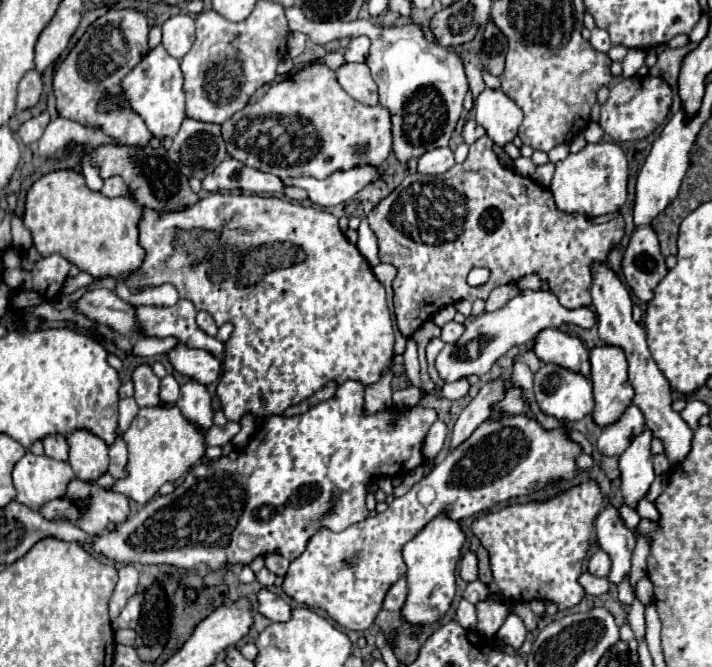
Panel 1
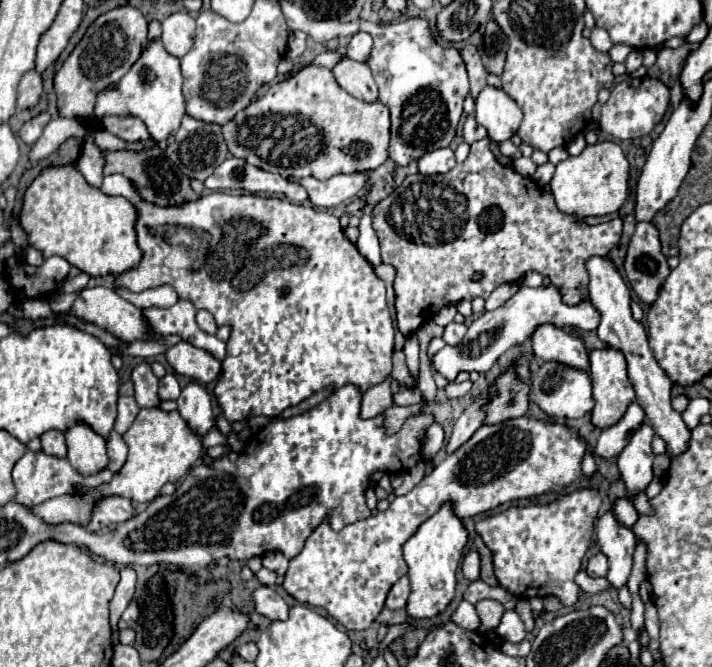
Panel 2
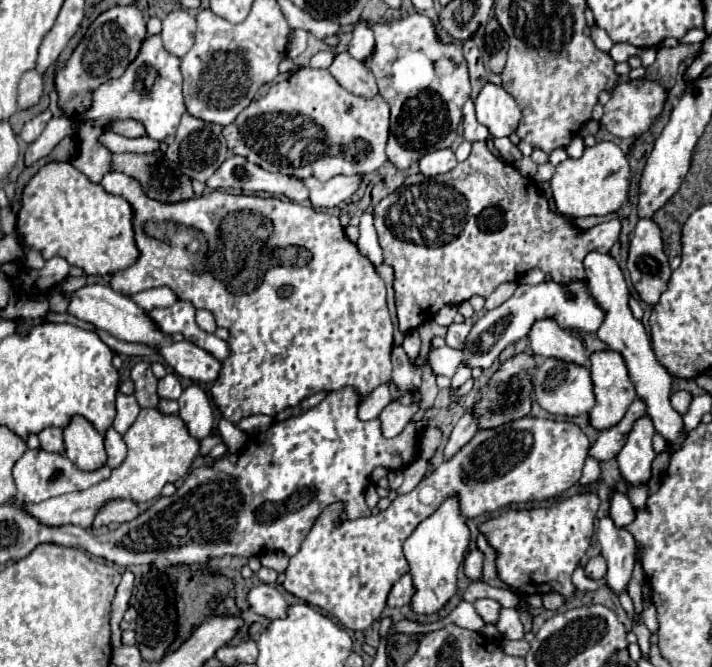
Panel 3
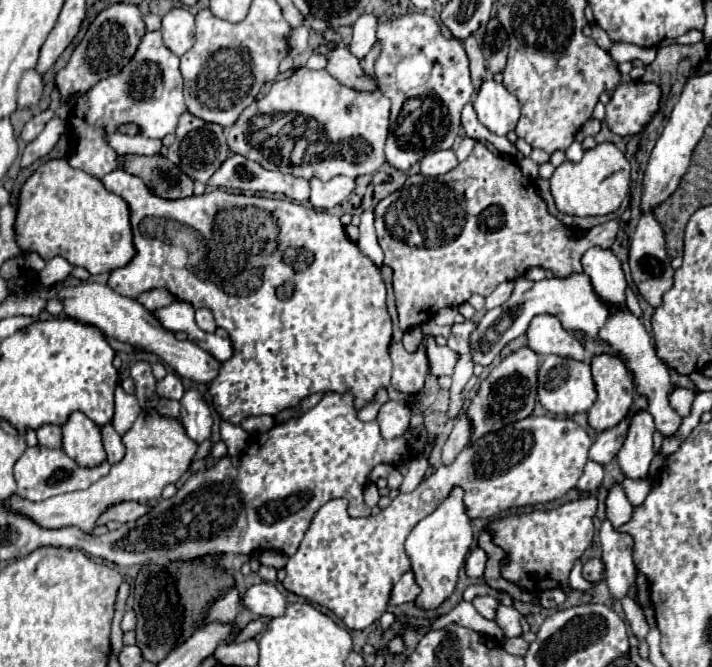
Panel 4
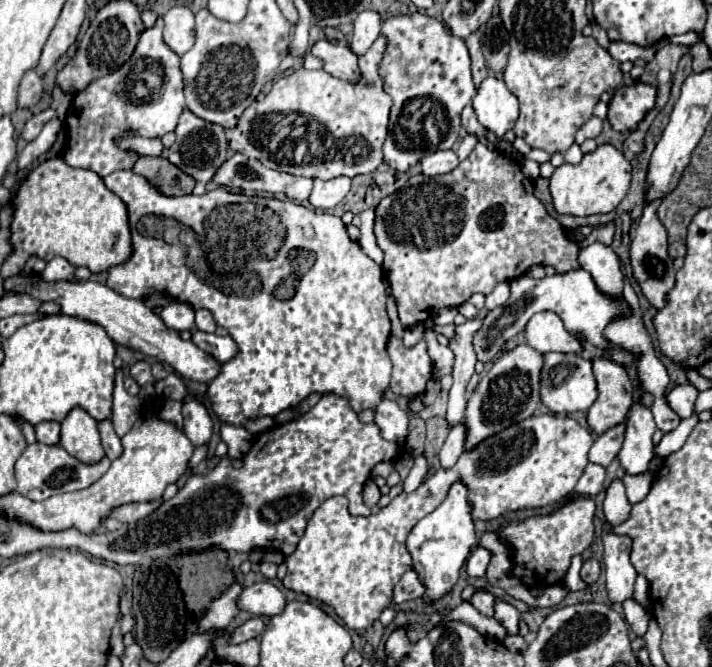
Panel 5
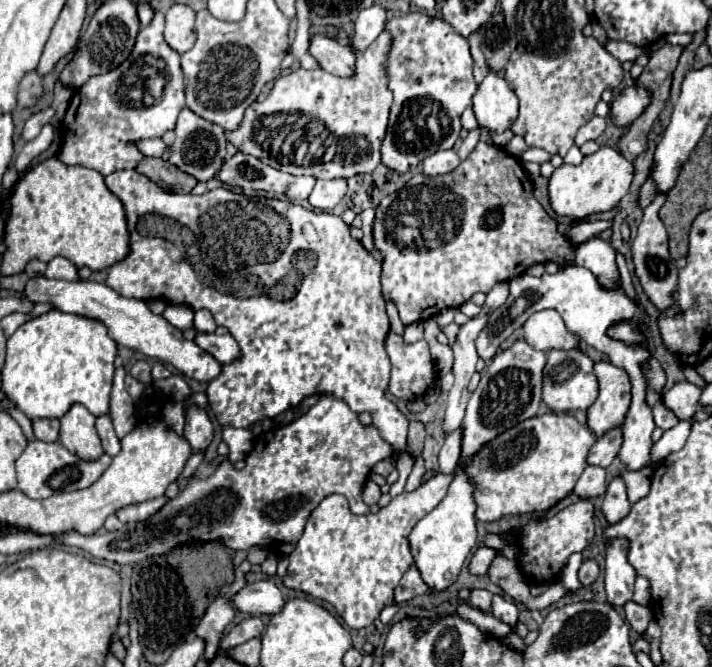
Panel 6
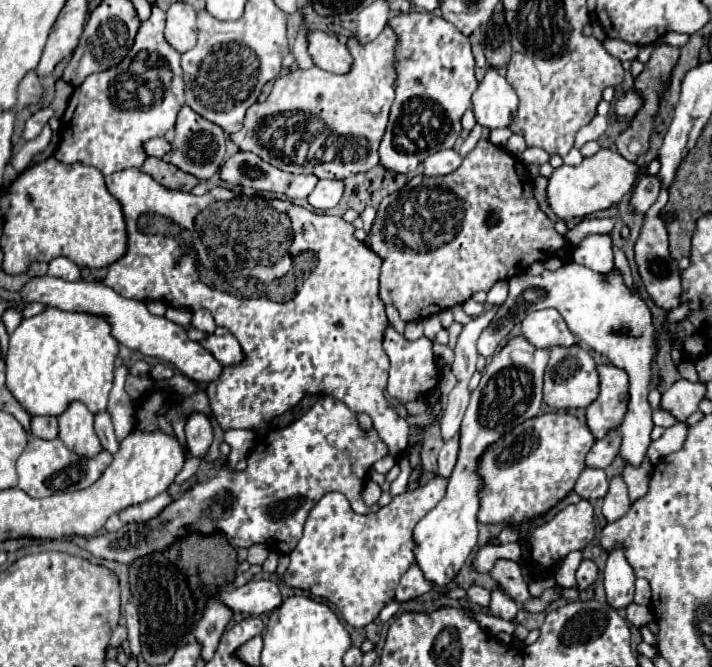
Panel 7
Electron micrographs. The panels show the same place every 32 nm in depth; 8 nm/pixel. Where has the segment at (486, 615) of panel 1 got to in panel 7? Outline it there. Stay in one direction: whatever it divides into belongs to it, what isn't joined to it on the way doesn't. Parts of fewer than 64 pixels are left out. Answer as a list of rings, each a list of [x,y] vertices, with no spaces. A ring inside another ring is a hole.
[[[472,584],[472,586],[468,588],[468,598],[470,598],[470,602],[476,604],[476,606],[488,606],[488,602],[490,602],[490,592],[488,592],[486,588],[478,586],[478,584]]]

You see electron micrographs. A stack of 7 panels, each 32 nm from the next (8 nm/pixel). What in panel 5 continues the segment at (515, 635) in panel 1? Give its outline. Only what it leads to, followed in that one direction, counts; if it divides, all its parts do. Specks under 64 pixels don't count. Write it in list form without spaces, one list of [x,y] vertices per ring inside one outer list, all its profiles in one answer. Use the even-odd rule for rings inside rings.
[[[496,598],[496,604],[494,604],[494,618],[506,626],[508,634],[518,634],[520,612],[516,610],[516,606],[512,606],[510,602],[504,602],[502,598]]]

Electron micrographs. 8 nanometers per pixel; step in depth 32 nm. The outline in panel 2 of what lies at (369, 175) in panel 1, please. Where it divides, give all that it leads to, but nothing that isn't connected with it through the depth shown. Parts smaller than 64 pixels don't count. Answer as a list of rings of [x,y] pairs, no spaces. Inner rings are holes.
[[[366,172],[356,174],[336,174],[328,180],[316,180],[316,178],[302,178],[300,184],[308,190],[310,202],[316,208],[334,208],[340,202],[352,198],[366,182]]]

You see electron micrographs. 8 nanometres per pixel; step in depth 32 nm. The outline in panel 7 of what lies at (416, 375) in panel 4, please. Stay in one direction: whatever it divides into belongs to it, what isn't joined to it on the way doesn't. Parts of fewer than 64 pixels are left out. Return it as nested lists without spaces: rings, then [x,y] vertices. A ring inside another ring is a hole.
[[[386,324],[382,346],[384,346],[384,352],[390,358],[390,376],[388,376],[386,390],[400,404],[424,398],[424,392],[438,388],[438,384],[442,380],[442,374],[440,374],[436,356],[432,352],[432,342],[426,336],[422,336],[422,338],[418,338],[418,340],[412,342],[412,340],[406,340],[404,334],[398,334],[392,324]]]

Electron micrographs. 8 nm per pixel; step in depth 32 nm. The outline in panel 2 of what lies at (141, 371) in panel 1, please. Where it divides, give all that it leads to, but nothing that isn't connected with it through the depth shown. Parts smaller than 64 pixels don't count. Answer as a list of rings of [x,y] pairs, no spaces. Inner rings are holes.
[[[142,362],[132,370],[134,398],[140,408],[154,408],[160,404],[158,398],[158,378],[152,374],[150,364]]]

